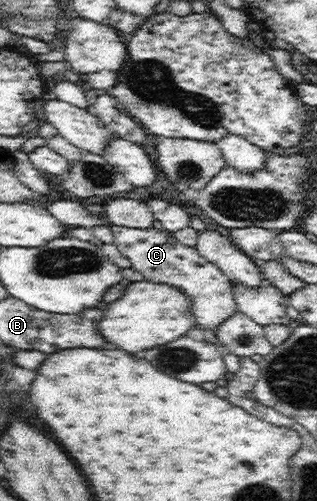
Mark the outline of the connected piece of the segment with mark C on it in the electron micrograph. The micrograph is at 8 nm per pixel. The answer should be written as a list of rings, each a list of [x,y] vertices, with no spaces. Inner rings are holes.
[[[159,224],[148,228],[119,225],[111,225],[110,228],[116,247],[129,258],[133,269],[143,273],[145,280],[177,286],[191,298],[191,310],[195,316],[194,334],[205,328],[215,331],[218,325],[238,311],[232,292],[233,283],[223,270],[203,258],[196,247],[181,245],[173,232],[161,228]]]

